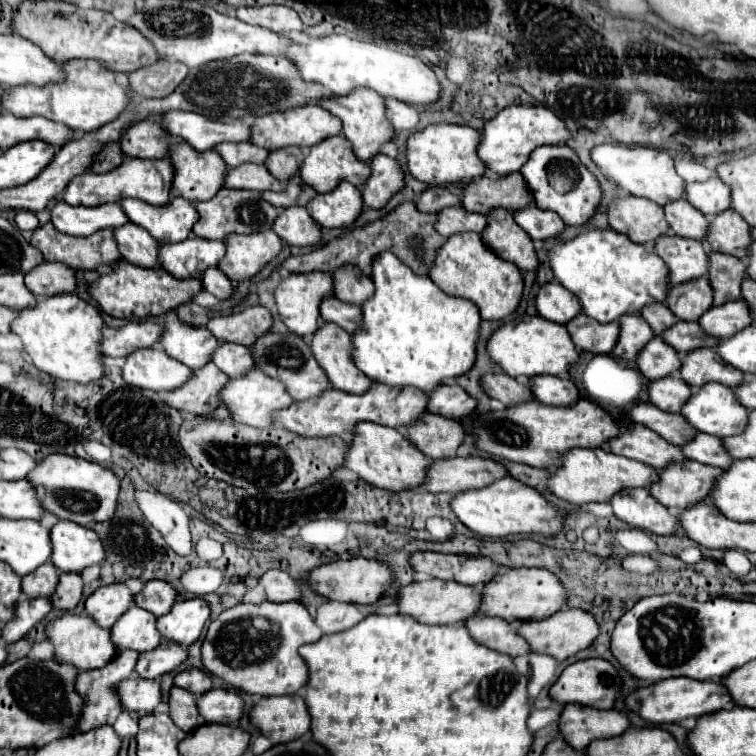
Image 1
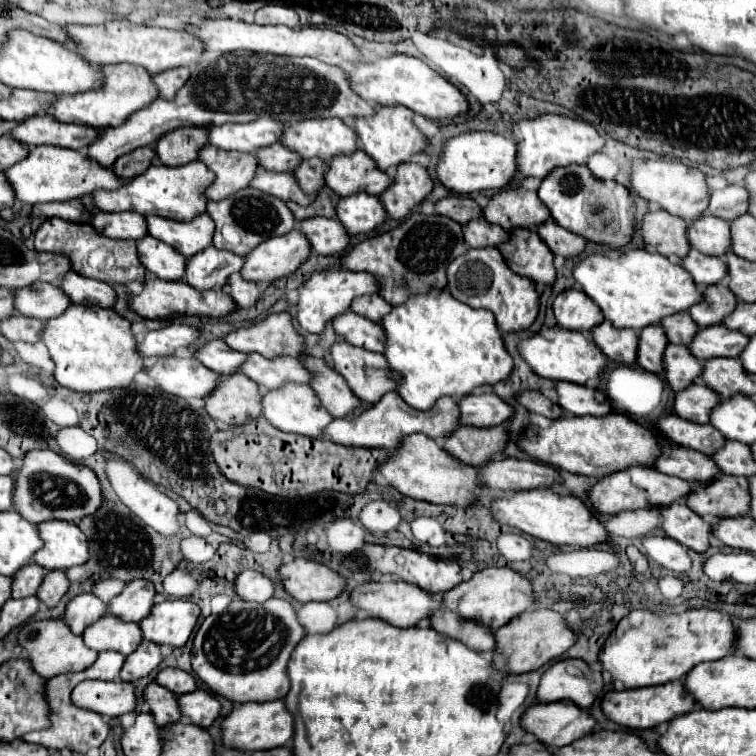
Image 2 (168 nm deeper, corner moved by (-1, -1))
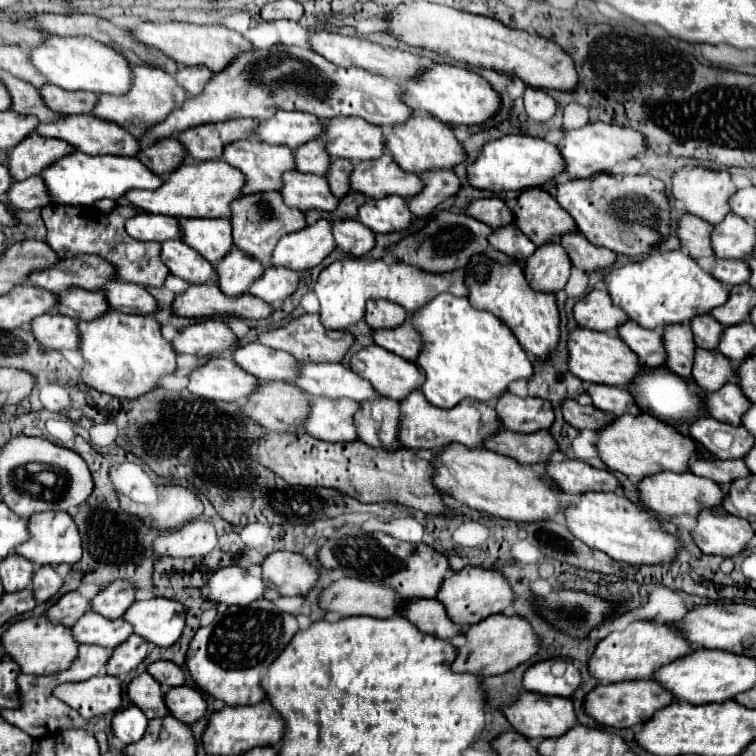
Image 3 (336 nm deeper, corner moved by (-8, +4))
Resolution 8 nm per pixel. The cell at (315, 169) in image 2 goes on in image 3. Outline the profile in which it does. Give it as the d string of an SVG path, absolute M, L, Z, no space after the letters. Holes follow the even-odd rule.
M336 158L330 162L330 168L326 172L326 180L328 180L328 186L332 190L332 194L336 198L342 198L344 194L350 192L350 186L348 186L348 174L352 172L354 168L354 162L352 160L342 160L342 158Z

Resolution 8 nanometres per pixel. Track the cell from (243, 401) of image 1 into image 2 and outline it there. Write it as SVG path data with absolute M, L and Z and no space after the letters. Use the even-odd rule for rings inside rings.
M287 383L277 391L265 391L263 395L263 417L277 429L297 433L305 437L323 437L323 429L333 421L331 413L321 405L317 393L309 385Z

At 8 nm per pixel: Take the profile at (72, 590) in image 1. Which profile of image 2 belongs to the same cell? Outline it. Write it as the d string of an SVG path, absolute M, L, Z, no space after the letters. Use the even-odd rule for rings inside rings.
M59 569L47 571L45 579L41 581L41 587L37 589L37 597L47 607L55 607L59 603L59 599L67 593L67 589L69 589L69 579L65 577L63 571L59 571Z

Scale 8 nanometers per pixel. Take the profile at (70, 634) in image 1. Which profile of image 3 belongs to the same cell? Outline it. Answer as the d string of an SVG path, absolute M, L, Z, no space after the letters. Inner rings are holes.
M32 616L14 622L2 634L2 646L12 658L16 658L24 674L58 674L62 670L68 670L68 666L72 666L72 662L76 660L76 650L80 648L80 644L72 638L70 628L52 624L46 616Z

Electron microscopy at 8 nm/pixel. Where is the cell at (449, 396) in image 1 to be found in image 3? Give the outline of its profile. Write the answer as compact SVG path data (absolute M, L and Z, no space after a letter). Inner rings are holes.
M504 392L494 408L502 426L514 432L548 430L554 422L550 402L544 402L542 398L520 398L510 392Z

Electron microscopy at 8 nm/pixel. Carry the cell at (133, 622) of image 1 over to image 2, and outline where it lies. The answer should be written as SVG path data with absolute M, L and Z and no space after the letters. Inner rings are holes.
M105 615L83 631L83 641L93 651L117 651L129 655L137 649L141 639L139 623L123 623L113 615Z

